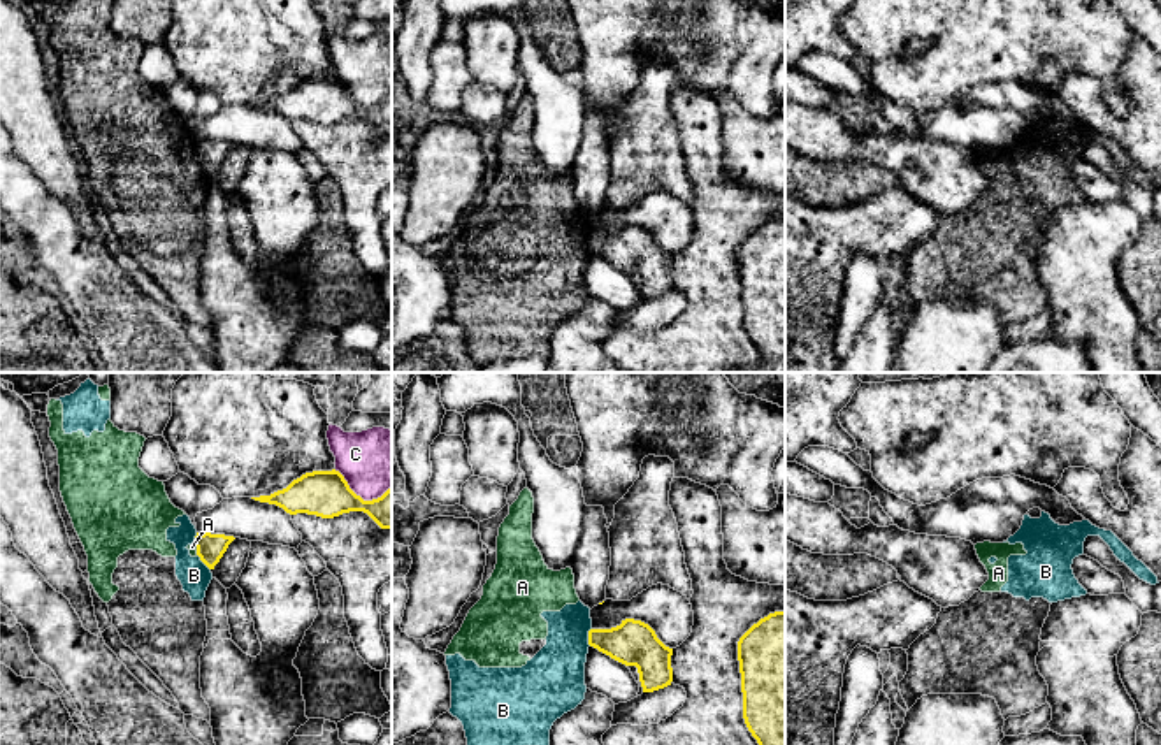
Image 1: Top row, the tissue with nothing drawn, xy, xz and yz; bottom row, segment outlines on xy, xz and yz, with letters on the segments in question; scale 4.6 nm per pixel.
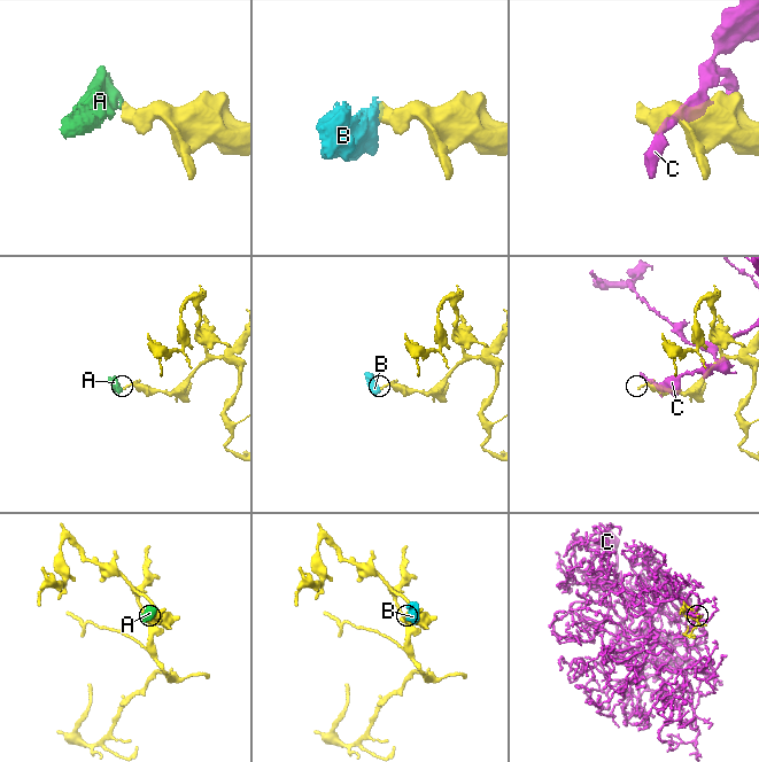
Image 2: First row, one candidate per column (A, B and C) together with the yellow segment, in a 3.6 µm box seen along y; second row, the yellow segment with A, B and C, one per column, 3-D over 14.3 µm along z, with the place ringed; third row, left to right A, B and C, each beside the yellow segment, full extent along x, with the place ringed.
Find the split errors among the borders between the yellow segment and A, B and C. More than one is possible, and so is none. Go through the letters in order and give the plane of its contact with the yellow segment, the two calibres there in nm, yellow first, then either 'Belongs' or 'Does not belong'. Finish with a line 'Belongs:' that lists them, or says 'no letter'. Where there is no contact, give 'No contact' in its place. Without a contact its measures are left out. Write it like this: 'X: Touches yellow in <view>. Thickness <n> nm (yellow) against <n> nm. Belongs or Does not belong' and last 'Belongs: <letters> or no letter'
A: Touches yellow in xy. Thickness 130 nm (yellow) against 40 nm. Does not belong
B: Touches yellow in xz. Thickness 200 nm (yellow) against 280 nm. Does not belong
C: Touches yellow in xy. Thickness 220 nm (yellow) against 300 nm. Does not belong
Belongs: no letter

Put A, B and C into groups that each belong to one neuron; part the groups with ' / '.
A B / C

